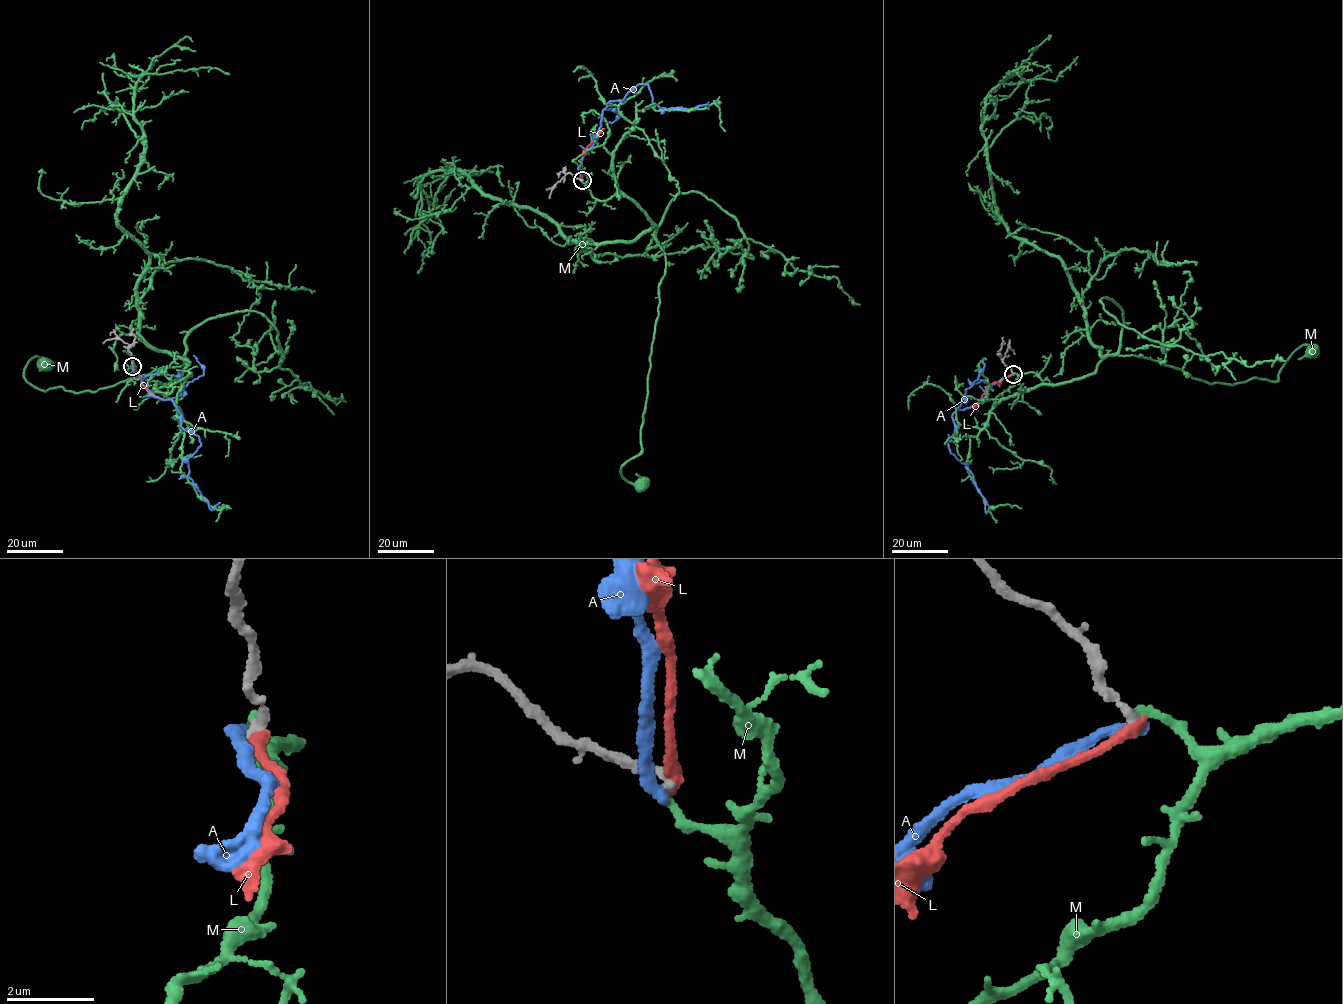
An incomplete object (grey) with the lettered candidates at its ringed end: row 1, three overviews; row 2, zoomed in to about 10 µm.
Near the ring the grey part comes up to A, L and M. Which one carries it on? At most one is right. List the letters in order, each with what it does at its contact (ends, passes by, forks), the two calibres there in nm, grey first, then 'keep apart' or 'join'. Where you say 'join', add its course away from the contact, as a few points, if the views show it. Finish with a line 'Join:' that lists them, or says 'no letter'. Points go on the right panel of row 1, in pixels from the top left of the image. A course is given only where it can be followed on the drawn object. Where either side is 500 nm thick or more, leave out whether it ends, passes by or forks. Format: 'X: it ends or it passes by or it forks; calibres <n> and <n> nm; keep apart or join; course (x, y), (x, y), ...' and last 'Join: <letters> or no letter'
A: it ends; calibres 200 and 300 nm; keep apart
L: it ends; calibres 220 and 280 nm; keep apart
M: it ends; calibres 240 and 160 nm; keep apart
Join: no letter

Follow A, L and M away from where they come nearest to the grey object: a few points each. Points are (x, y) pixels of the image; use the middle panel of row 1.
A: (581, 181), (584, 153), (609, 102), (643, 84), (662, 108), (708, 102)
L: (582, 180), (581, 159), (604, 128)
M: (582, 181), (600, 200), (622, 192), (638, 203), (653, 222), (665, 255), (641, 452), (620, 471), (639, 486)

